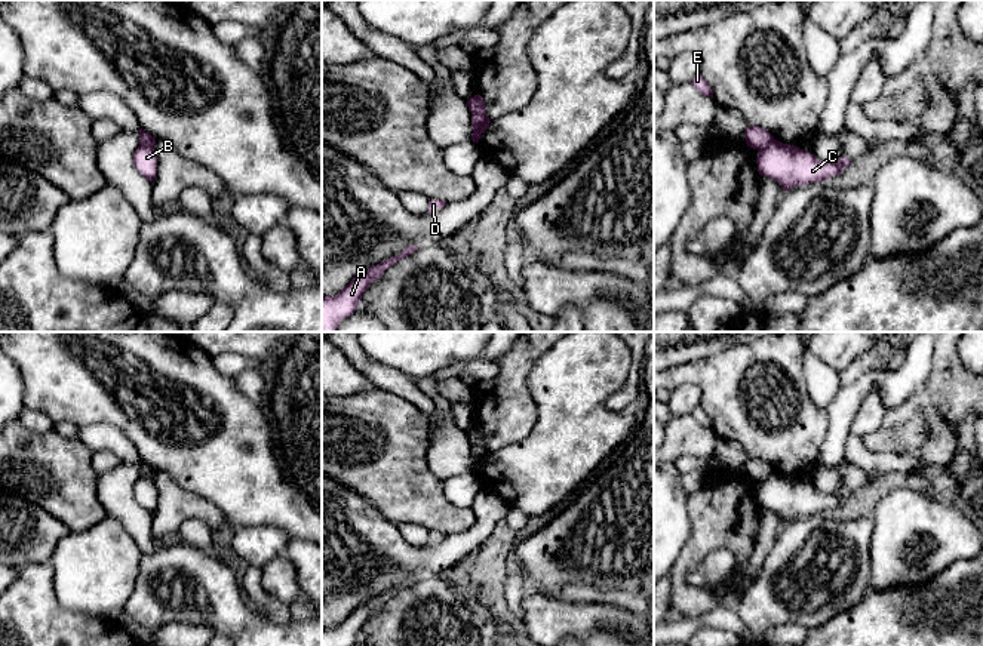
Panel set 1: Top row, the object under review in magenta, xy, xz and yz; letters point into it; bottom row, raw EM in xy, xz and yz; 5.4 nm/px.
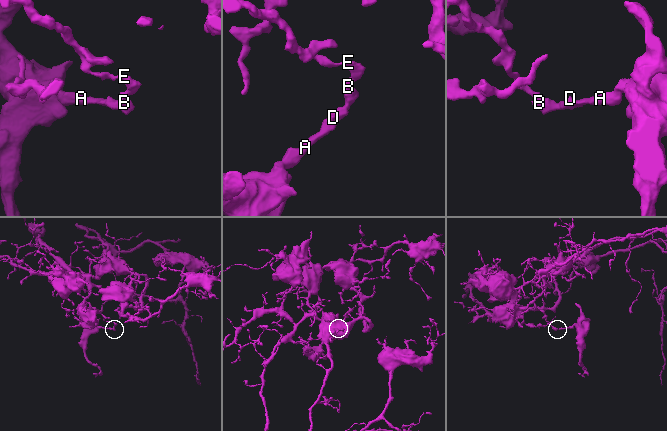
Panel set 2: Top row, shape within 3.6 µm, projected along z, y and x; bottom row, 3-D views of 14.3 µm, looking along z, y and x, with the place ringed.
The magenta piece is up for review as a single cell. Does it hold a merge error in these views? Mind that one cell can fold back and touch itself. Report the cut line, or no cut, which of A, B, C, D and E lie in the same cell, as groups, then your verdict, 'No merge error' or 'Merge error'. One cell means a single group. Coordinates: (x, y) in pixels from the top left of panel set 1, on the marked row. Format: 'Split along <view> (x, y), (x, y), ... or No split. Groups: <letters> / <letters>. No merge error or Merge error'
Split along yz (773, 138), (758, 150). Groups: A B C D / E. Merge error

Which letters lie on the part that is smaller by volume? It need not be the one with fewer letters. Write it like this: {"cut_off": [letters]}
{"cut_off": ["A", "B", "C", "D"]}

